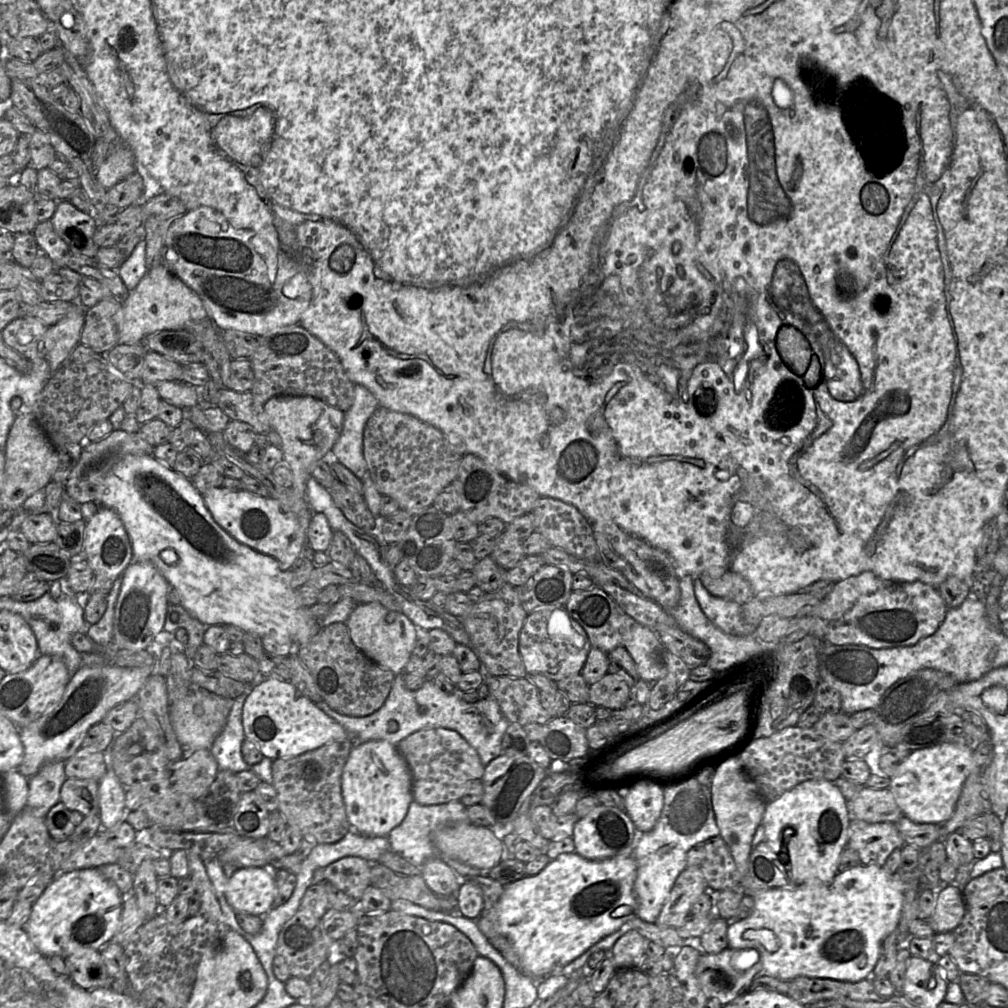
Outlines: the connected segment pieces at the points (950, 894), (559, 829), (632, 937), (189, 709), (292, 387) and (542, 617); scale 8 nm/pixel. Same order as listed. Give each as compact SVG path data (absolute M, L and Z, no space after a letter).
M942 885L936 889L936 903L928 923L935 933L952 932L961 922L966 904L956 885Z
M548 805L532 807L530 818L539 833L549 841L572 837L574 826L580 819L575 813L557 816Z
M636 930L627 931L608 952L617 968L637 968L649 940Z
M192 689L182 699L172 703L169 707L171 724L185 752L210 749L223 729L233 704L234 699L218 696L206 689Z
M300 324L258 337L258 347L249 360L254 371L254 384L250 392L262 404L275 396L312 396L346 412L354 402L355 383L347 375L338 355Z
M563 607L528 614L519 636L519 653L528 675L541 674L555 682L580 674L592 648L580 624Z

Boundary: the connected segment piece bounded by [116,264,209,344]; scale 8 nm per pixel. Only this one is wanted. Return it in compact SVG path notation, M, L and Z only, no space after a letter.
M163 264L147 271L136 288L129 291L116 315L119 343L137 344L149 334L161 330L185 329L192 321L209 318L196 292L171 273Z

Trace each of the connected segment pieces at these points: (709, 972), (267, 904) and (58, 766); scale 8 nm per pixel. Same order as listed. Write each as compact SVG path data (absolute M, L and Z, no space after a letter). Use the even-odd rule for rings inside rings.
M727 947L717 954L702 953L696 966L696 977L708 999L718 999L722 1005L725 1005L745 993L761 970L761 960L757 950Z
M240 868L228 879L226 899L236 912L263 917L273 908L275 897L275 879L268 868Z
M65 761L44 764L29 778L26 809L34 816L45 819L49 810L60 802L61 786L66 779Z

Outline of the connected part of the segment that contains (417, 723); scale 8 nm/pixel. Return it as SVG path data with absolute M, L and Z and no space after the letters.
M405 672L396 674L385 704L371 715L348 716L333 709L325 700L316 704L345 728L353 746L370 740L386 740L397 745L416 731L428 728L447 728L457 731L477 751L484 766L503 754L501 741L510 722L503 715L492 694L475 703L468 703L461 698L462 692L459 690L456 693L445 693L436 686L433 680L427 680L417 691L410 690L405 684L404 676Z

